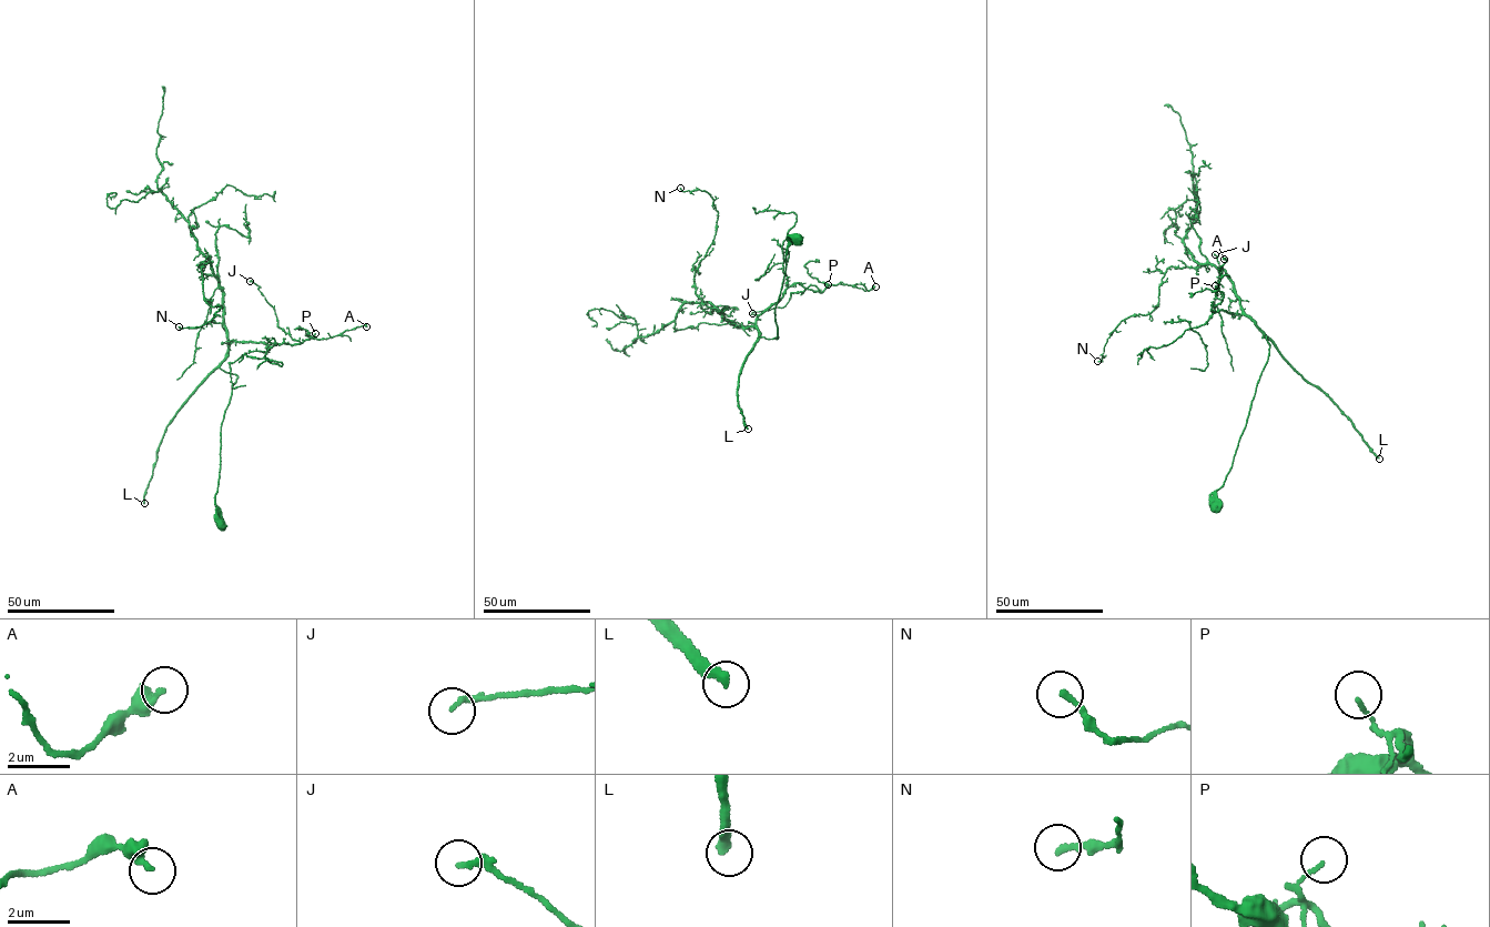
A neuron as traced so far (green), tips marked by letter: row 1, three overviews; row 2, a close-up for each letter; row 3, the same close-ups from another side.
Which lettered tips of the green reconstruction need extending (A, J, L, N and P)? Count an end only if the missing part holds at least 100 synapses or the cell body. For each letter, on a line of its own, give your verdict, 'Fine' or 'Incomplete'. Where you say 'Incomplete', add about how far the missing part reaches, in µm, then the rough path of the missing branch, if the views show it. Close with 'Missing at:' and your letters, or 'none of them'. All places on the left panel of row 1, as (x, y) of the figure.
A: Fine
J: Fine
L: Incomplete. Missing length about 600 µm
N: Fine
P: Fine
Missing at: L

